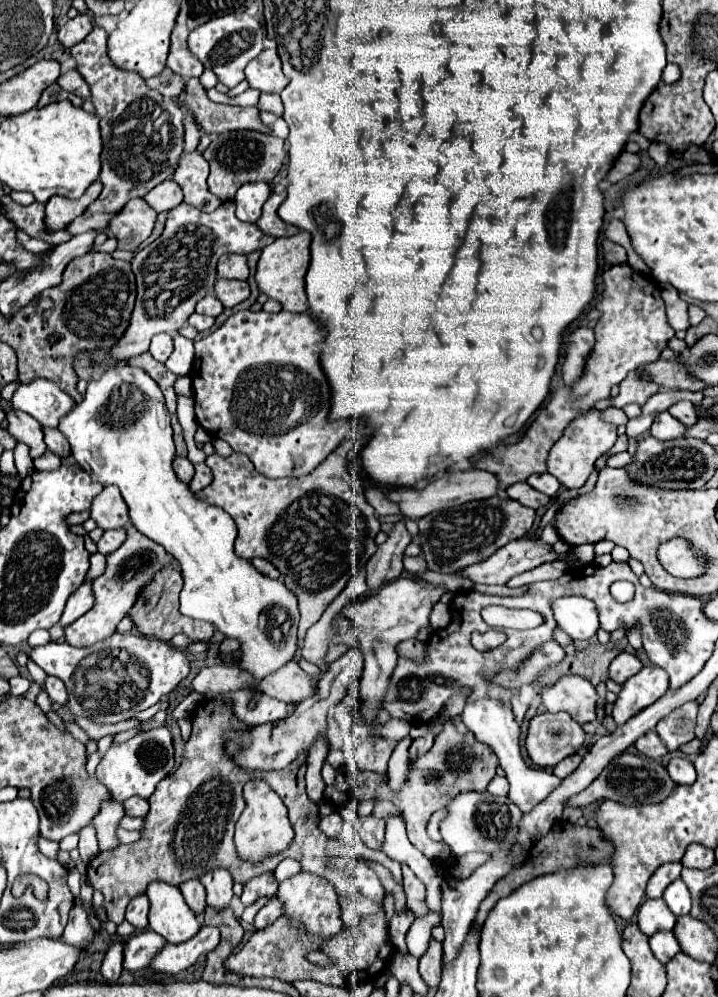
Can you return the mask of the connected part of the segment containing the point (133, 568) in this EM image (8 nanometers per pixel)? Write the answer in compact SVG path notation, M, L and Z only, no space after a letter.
M133 526L127 528L127 540L111 556L107 556L105 574L93 582L95 606L65 628L65 642L73 644L75 648L85 648L113 636L119 620L125 618L131 604L135 604L135 596L139 594L139 588L143 588L143 584L151 576L155 576L157 568L161 568L163 564L175 564L175 560L165 552L165 548L155 544L147 536L139 534Z

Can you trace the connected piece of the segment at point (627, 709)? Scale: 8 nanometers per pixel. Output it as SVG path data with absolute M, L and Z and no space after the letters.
M653 666L643 668L635 676L631 676L619 692L619 698L613 704L613 720L615 724L625 724L631 716L641 712L643 708L657 702L669 690L669 676Z

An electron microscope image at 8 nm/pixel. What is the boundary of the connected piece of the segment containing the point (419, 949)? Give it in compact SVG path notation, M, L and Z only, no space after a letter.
M429 912L423 918L417 918L407 932L407 948L413 958L421 958L431 942L431 930L441 924L441 914Z

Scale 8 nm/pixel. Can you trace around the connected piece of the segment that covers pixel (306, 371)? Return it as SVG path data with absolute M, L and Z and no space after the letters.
M241 310L233 314L221 328L205 338L195 340L191 380L195 388L197 422L211 436L225 440L233 452L247 454L255 468L267 478L303 476L313 472L351 430L365 426L361 418L329 420L331 386L319 362L325 342L323 338L321 324L309 312L293 314L281 310L271 314L265 310Z

